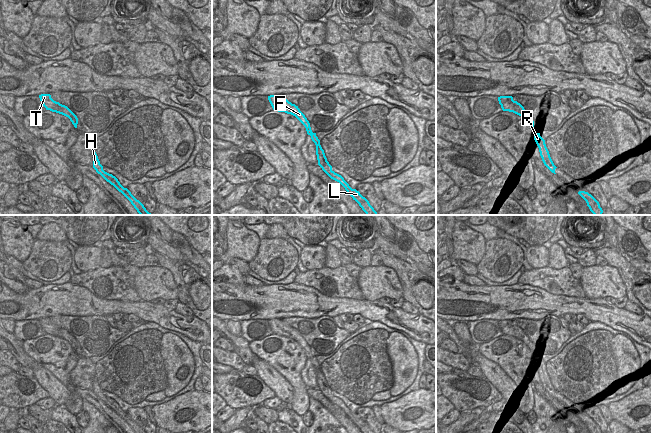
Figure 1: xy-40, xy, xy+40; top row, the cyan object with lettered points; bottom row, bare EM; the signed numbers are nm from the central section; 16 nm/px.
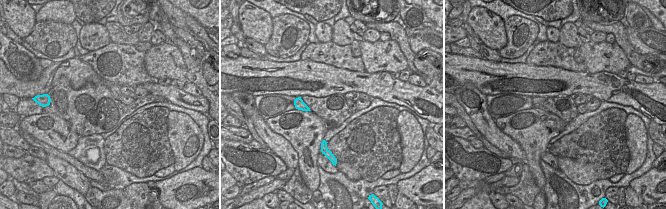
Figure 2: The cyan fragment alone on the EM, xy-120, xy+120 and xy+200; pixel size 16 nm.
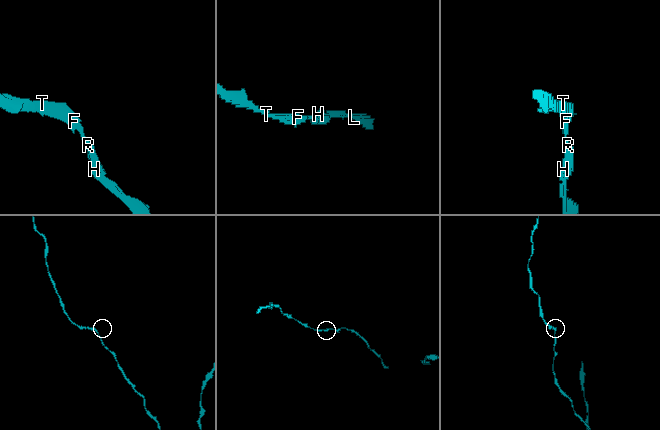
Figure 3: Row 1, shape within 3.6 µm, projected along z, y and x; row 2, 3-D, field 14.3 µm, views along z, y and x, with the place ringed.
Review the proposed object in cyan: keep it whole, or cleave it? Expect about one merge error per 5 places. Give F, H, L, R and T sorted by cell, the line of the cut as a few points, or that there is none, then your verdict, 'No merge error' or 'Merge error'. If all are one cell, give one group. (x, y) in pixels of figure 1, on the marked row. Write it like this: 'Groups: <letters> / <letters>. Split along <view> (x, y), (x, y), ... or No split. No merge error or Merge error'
Groups: F H L R T. No split. No merge error

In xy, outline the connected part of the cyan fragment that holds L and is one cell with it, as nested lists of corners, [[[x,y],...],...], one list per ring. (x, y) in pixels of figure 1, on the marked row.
[[[270,95],[268,100],[273,108],[273,110],[278,112],[285,112],[295,116],[306,128],[307,134],[311,136],[312,141],[316,145],[316,155],[318,160],[318,165],[322,170],[333,180],[339,182],[347,191],[347,193],[355,200],[366,215],[378,215],[374,208],[370,205],[369,201],[363,197],[359,191],[352,189],[349,184],[344,180],[344,178],[335,173],[332,170],[332,166],[327,161],[324,150],[320,145],[320,140],[316,136],[316,133],[313,133],[310,127],[310,123],[305,117],[305,115],[300,111],[298,106],[292,104],[287,99],[284,99],[281,95]]]

